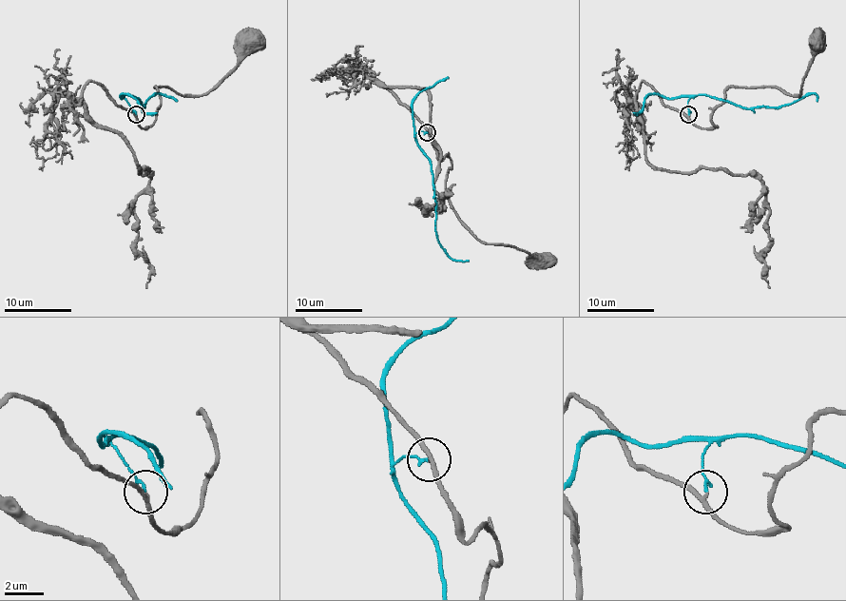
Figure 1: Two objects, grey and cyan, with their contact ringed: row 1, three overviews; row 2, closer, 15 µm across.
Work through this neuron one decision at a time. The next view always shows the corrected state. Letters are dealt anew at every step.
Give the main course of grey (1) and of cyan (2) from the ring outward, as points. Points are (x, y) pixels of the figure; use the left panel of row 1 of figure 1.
1: (135, 115), (139, 125), (147, 128), (154, 122), (161, 101), (154, 87), (181, 94), (206, 94), (253, 41)
2: (135, 115), (124, 98), (125, 94), (139, 100), (144, 107), (145, 101), (159, 93), (172, 96), (178, 101)

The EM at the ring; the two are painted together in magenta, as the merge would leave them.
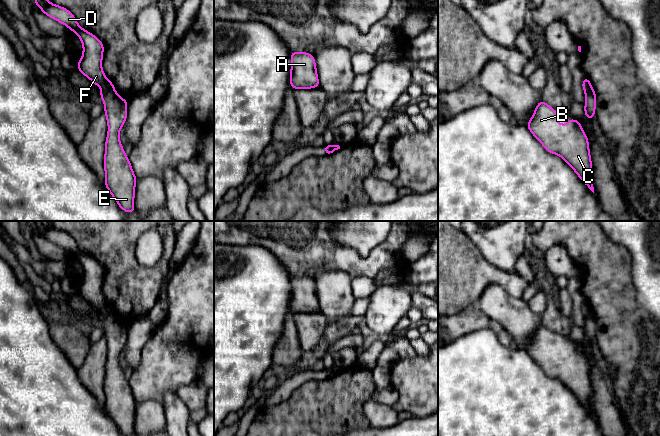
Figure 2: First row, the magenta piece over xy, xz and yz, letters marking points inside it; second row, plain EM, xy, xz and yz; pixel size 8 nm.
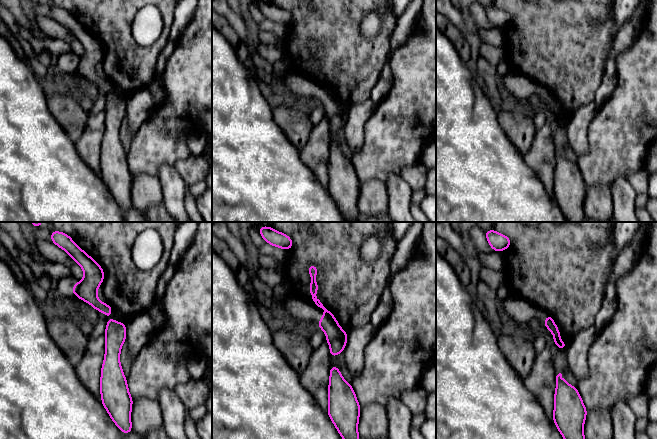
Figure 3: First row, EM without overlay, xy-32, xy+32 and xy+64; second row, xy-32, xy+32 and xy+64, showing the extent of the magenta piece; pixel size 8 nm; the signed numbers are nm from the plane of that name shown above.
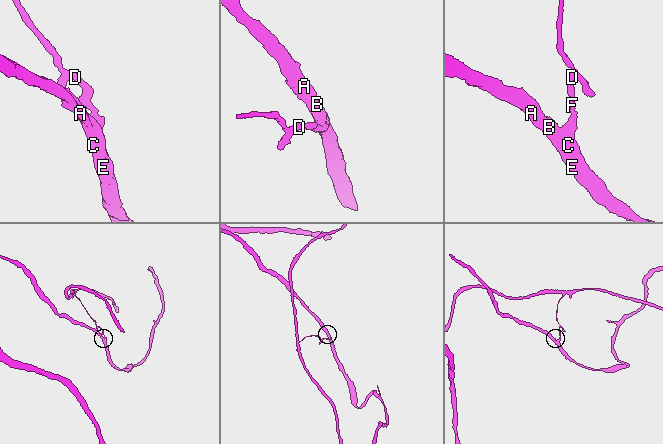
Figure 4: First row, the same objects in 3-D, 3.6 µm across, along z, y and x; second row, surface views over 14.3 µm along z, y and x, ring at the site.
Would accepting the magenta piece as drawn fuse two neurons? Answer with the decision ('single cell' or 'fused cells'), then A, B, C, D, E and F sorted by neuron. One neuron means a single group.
fused cells; A B C E / D F

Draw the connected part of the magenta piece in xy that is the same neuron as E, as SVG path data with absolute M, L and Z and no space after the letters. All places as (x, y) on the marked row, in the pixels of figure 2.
M115 89L102 90L100 99L105 104L104 113L108 123L104 156L106 174L104 184L119 207L130 214L135 211L134 196L137 178L119 139L119 132L127 118L128 101L121 98Z

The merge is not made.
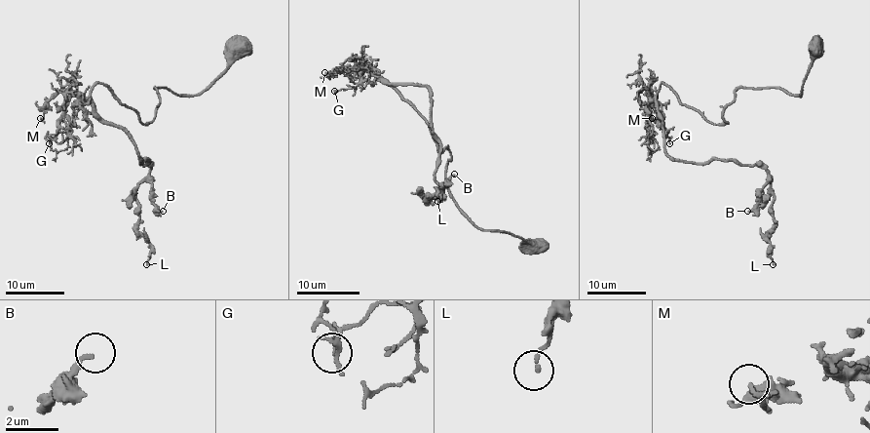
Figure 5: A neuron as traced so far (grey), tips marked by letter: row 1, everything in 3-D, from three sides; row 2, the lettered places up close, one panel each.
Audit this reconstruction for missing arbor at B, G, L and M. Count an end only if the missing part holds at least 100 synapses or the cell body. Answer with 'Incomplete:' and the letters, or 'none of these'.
Incomplete: none of these

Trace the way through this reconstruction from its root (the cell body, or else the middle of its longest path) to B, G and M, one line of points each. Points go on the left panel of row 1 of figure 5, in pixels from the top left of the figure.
B: (241, 47), (197, 95), (154, 87), (148, 124), (103, 84), (90, 93), (149, 159), (163, 211)
G: (241, 47), (197, 95), (154, 87), (160, 104), (148, 124), (97, 83), (74, 106), (74, 124), (49, 143)
M: (241, 47), (197, 95), (154, 87), (160, 104), (148, 124), (100, 83), (81, 98), (59, 92), (40, 118)

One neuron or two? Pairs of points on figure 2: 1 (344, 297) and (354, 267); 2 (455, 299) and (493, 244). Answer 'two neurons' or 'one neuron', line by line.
1: two neurons
2: two neurons

